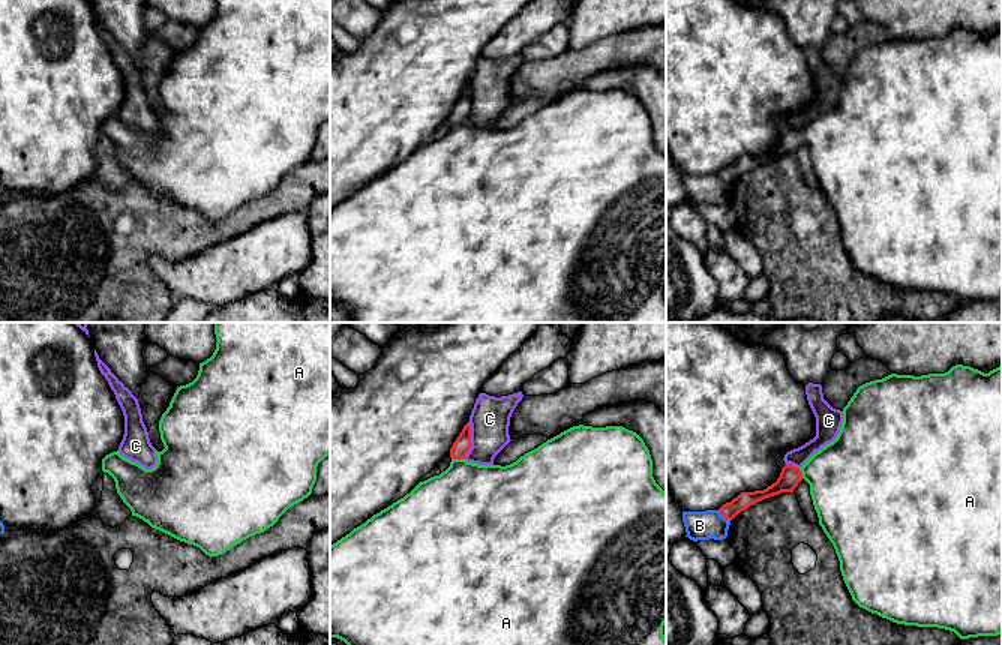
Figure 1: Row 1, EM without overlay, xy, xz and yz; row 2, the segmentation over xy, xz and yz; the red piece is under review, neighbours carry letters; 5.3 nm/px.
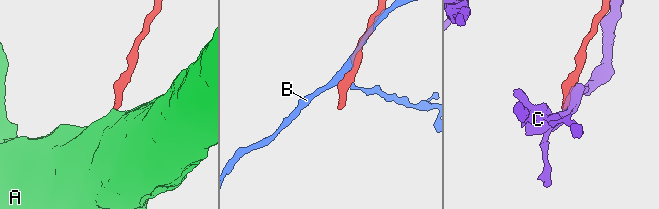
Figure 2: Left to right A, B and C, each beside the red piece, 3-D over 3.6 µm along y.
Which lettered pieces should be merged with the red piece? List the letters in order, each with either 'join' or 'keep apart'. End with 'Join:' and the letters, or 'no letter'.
A: join
B: keep apart
C: keep apart
Join: A

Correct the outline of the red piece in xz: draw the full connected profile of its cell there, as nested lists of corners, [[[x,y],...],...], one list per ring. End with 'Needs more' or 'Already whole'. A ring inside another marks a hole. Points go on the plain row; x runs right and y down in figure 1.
[[[466,87],[450,112],[450,130],[440,140],[420,146],[410,158],[374,178],[360,190],[330,210],[330,302],[344,304],[354,322],[666,322],[666,156],[652,141],[652,123],[644,104],[622,90],[573,90],[525,117],[516,126],[478,129],[466,126],[471,112],[471,88]]]. Needs more

